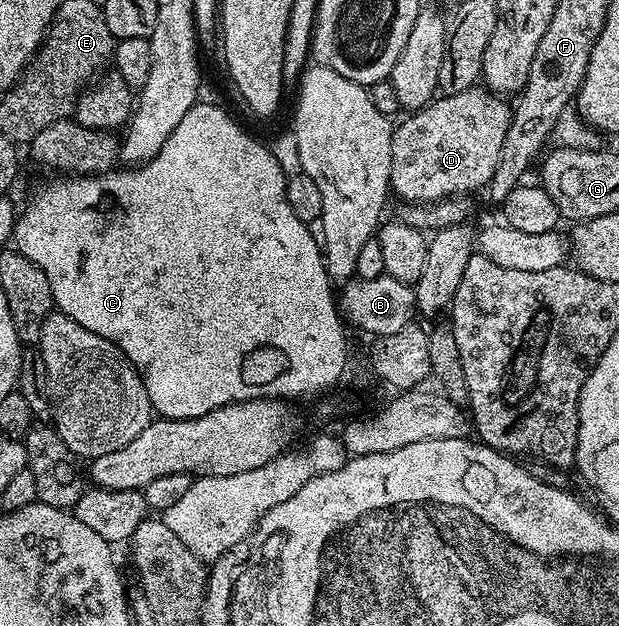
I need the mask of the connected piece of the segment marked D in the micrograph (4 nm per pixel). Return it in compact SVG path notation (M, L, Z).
M479 85L471 86L466 92L458 92L457 94L446 94L437 97L428 103L421 110L409 113L408 119L404 123L397 125L392 131L392 184L391 193L401 198L404 204L435 204L441 202L444 198L454 198L457 196L471 195L471 190L482 191L489 185L495 170L498 168L500 157L502 156L503 137L506 136L507 128L511 124L513 107L504 103L507 102L503 97L497 96L487 88L481 88Z

